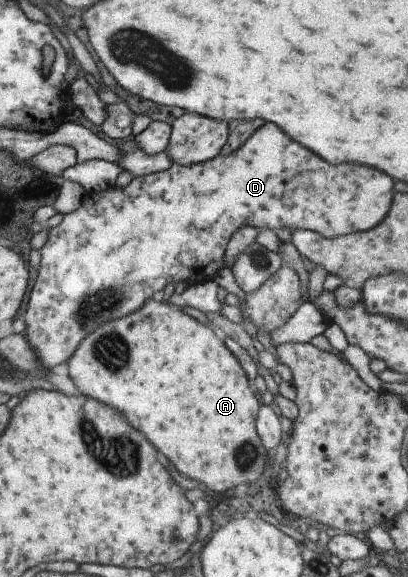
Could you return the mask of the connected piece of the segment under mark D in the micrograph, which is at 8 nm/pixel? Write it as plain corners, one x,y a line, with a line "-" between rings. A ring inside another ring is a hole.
264,123
260,129
256,129
256,131
252,133
252,137
248,137
248,141
244,141
244,143
232,153
222,156
218,154
208,161
197,164
180,165
172,162
164,171
132,177
128,185
122,189
110,186
98,193
85,193
82,196
81,204
78,206
78,209
64,214
62,221
49,229
46,241
39,249
40,265
37,269
34,285
30,291
28,303
26,303
26,309
24,309
23,320
25,327
22,335
25,336
28,345
32,348
42,368
46,369
53,365
62,364
72,355
72,352
77,348
80,340
89,331
97,328
97,325
101,323
122,317
126,315
126,313
141,308
144,301
150,298
157,298
166,283
173,283
175,285
179,281
184,281
197,284
198,282
205,282
212,279
216,272
224,265
223,257
229,237
232,235
232,232
241,225
255,227
260,230
270,229
272,232
285,226
300,228
303,230
316,231
318,235
325,238
332,237
332,235
341,236
342,233
348,234
348,231
352,231
352,229
350,229
350,217
346,217
346,213
350,213
350,211
346,211
346,209
350,209
350,207
348,207
348,199
354,201
358,195
360,195
360,199
362,199
364,189
366,189
368,195
370,195
370,193
372,193
372,197
382,195
382,197
386,197
386,201
388,201
388,197
390,197
390,193
392,193
392,181
390,181
390,177
386,177
386,173
380,173
380,171
376,171
376,169
362,167
362,165
350,165
350,163
346,163
346,165
330,167
326,161
322,161
320,157
316,157
312,151
308,151
308,149
300,147
298,143
290,141
274,123
-
284,175
286,175
286,177
294,177
294,179
296,179
294,185
292,185
290,181
284,183

